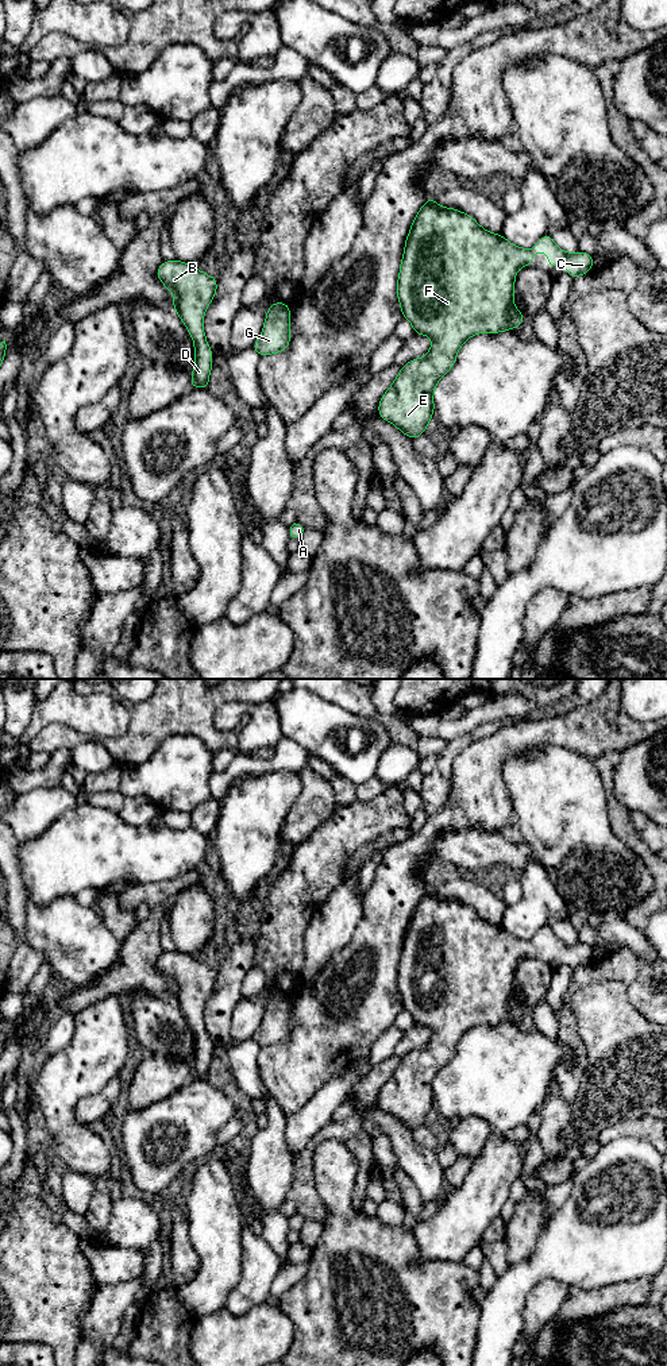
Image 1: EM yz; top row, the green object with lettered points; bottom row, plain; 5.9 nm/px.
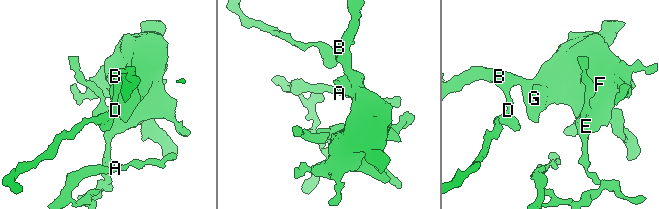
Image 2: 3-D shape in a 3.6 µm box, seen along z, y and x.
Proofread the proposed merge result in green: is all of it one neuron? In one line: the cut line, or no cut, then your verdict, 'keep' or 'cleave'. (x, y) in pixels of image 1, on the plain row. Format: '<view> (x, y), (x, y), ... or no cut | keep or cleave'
no cut | keep

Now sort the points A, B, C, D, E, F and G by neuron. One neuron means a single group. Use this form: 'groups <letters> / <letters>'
groups A B C D E F G

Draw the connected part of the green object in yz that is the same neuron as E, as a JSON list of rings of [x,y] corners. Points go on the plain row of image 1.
[[[433,888],[424,894],[417,903],[410,923],[406,927],[404,948],[401,950],[400,966],[397,972],[397,987],[401,996],[402,1008],[408,1010],[417,1026],[427,1026],[432,1030],[432,1037],[424,1049],[413,1050],[401,1058],[393,1076],[385,1083],[379,1092],[378,1104],[385,1111],[396,1116],[412,1131],[425,1123],[425,1119],[435,1103],[433,1083],[437,1072],[452,1060],[462,1035],[471,1027],[487,1023],[505,1023],[518,1019],[524,1012],[524,1006],[514,999],[514,969],[523,957],[531,957],[535,944],[548,946],[548,957],[566,956],[567,965],[572,969],[593,961],[591,945],[577,942],[568,945],[560,941],[550,925],[544,926],[533,939],[524,941],[502,926],[497,926],[482,919],[474,908],[452,899],[439,898]]]

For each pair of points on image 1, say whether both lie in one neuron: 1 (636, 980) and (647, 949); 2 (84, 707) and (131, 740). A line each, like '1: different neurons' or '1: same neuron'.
1: different neurons
2: different neurons

